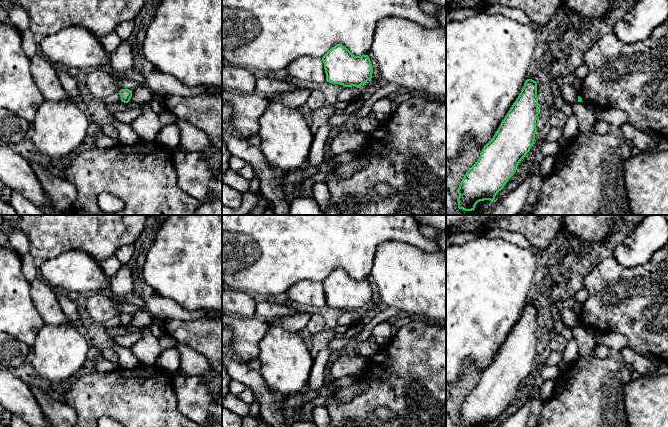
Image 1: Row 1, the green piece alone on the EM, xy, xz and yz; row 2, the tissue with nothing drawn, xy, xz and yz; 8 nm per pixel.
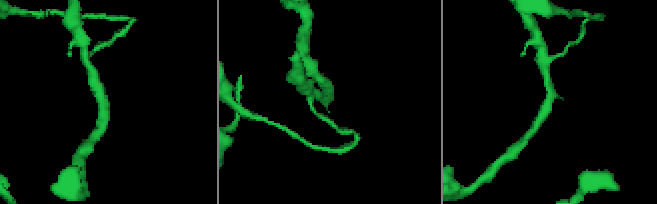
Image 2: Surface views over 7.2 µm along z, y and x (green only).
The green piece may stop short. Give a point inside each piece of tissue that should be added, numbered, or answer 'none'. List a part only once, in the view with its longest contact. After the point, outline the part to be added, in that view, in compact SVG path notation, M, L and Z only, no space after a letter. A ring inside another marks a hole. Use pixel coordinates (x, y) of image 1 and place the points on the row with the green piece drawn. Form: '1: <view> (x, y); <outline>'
none

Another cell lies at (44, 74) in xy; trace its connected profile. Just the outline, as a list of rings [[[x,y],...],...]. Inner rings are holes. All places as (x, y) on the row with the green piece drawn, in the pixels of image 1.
[[[41,54],[31,58],[31,75],[45,100],[59,101],[70,99],[62,87],[55,69],[55,65]]]

